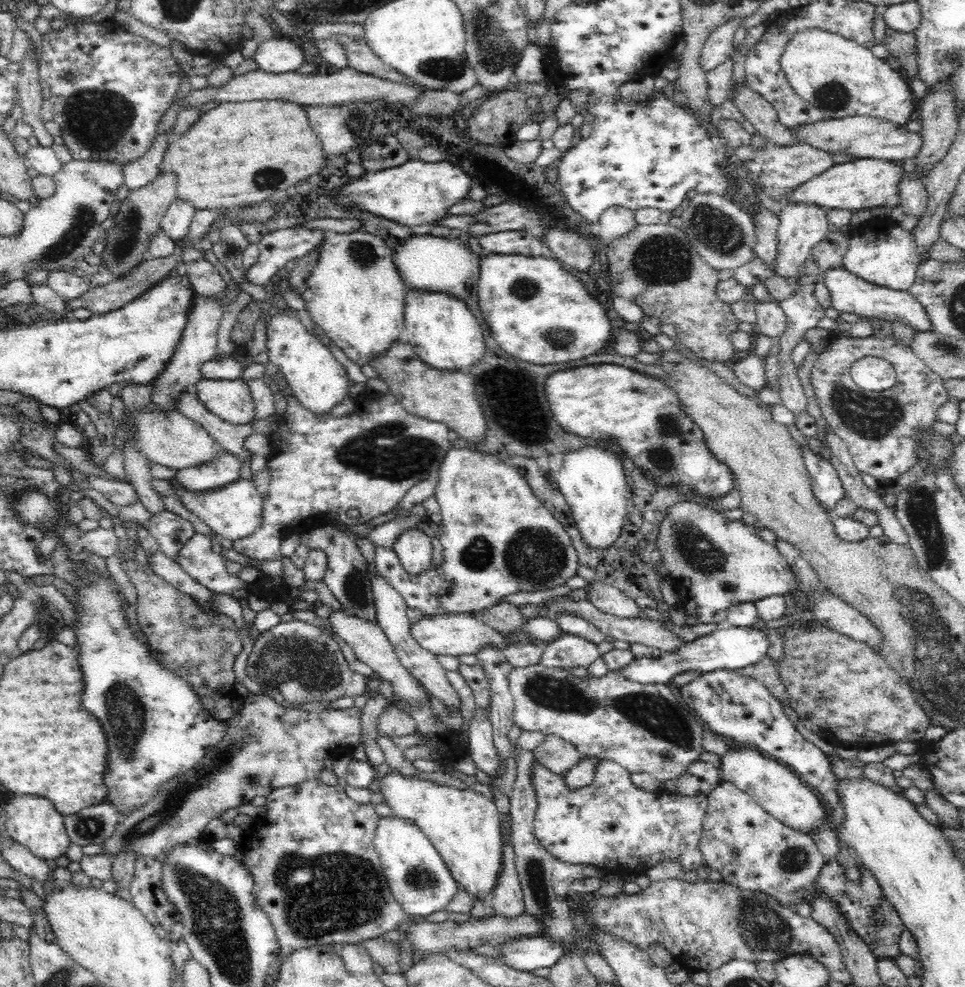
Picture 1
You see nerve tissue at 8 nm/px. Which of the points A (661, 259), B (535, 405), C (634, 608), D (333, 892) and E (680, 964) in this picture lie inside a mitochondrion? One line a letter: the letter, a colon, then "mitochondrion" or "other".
A: mitochondrion
B: other
C: other
D: mitochondrion
E: other

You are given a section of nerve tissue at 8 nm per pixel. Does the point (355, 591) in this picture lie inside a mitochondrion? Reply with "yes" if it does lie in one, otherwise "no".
yes

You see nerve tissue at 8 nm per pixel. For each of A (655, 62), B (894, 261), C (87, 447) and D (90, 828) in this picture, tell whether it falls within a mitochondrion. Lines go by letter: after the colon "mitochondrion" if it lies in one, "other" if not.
A: other
B: other
C: other
D: mitochondrion

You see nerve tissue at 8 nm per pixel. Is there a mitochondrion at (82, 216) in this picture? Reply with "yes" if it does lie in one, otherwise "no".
yes

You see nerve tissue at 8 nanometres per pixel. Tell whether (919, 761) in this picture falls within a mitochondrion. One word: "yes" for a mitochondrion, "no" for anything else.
no

